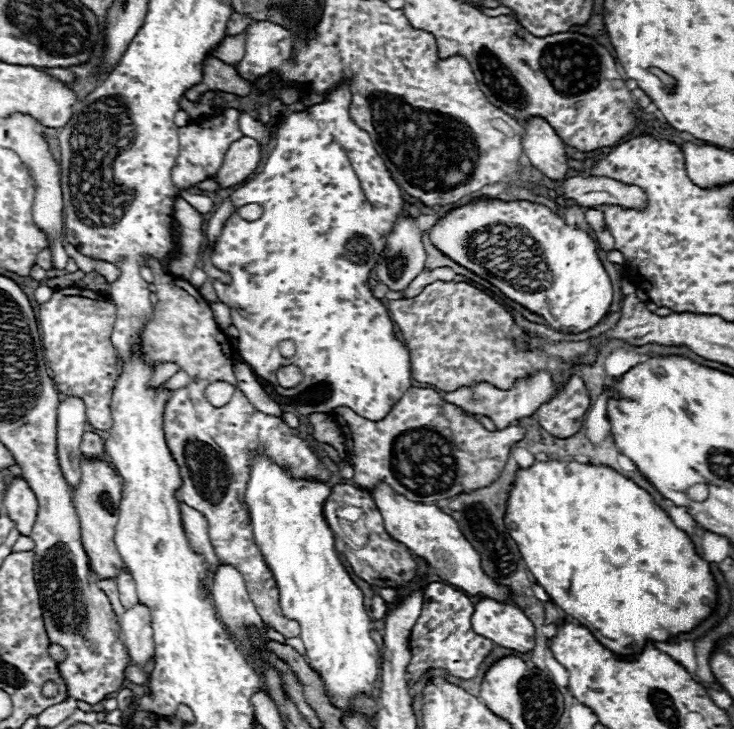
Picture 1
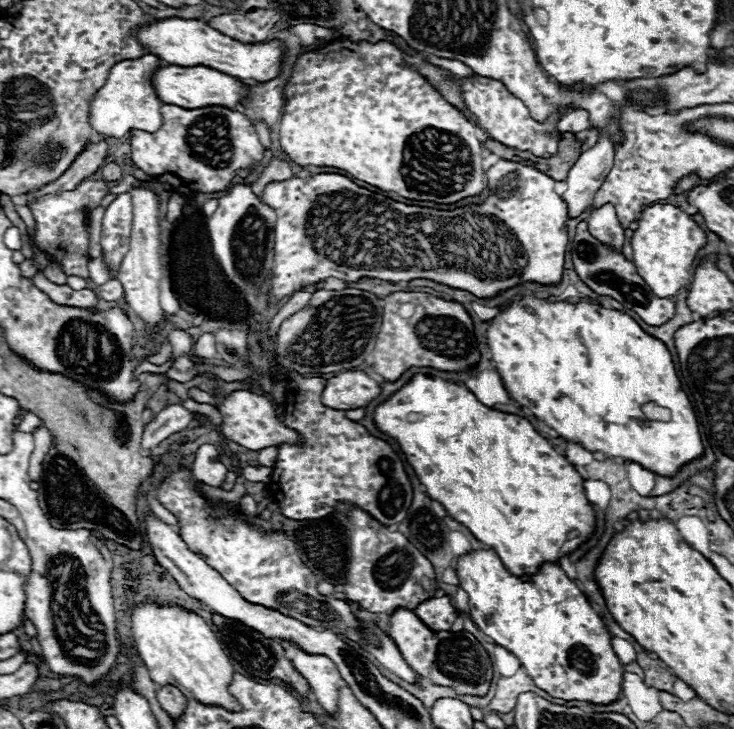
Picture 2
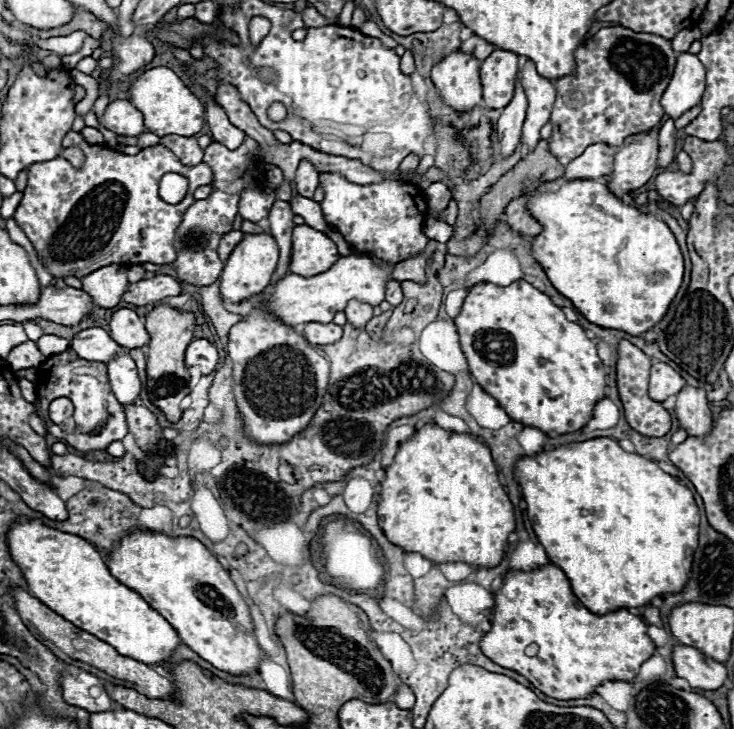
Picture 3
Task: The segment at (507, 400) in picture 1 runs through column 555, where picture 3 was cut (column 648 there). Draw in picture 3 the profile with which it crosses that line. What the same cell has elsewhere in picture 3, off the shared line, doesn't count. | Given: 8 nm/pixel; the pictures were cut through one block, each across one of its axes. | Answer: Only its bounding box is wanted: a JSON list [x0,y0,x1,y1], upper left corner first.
[648,362,686,402]

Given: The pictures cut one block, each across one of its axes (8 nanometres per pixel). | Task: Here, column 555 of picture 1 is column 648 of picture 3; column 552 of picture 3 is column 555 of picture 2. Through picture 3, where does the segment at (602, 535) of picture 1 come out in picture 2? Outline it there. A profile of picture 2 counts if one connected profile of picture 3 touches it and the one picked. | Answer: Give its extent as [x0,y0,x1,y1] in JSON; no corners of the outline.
[374,374,596,576]

